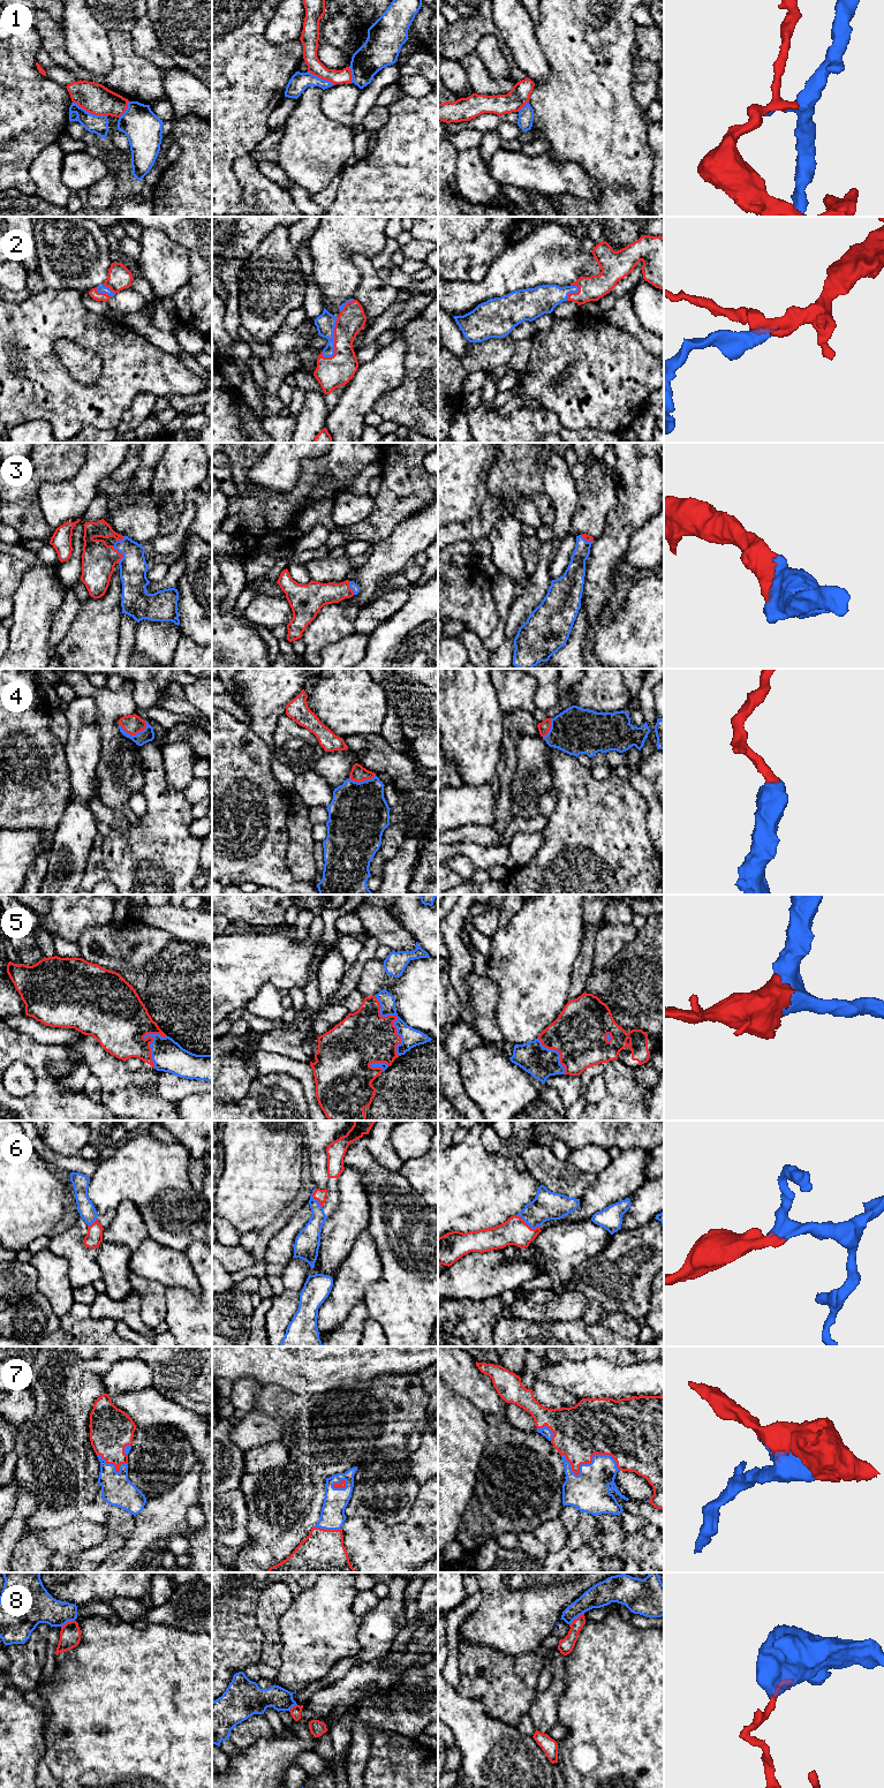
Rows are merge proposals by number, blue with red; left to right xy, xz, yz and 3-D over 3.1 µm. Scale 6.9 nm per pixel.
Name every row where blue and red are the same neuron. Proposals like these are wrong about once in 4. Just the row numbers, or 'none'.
2, 3, 4, 5, 6, 7

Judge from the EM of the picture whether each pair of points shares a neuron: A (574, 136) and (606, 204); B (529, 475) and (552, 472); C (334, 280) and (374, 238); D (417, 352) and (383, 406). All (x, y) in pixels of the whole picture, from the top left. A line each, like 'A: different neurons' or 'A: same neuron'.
A: same neuron
B: different neurons
C: same neuron
D: same neuron

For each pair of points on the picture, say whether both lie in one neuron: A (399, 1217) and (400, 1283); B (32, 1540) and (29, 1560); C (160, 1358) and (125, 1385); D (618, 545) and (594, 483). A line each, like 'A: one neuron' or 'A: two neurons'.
A: one neuron
B: one neuron
C: two neurons
D: two neurons

